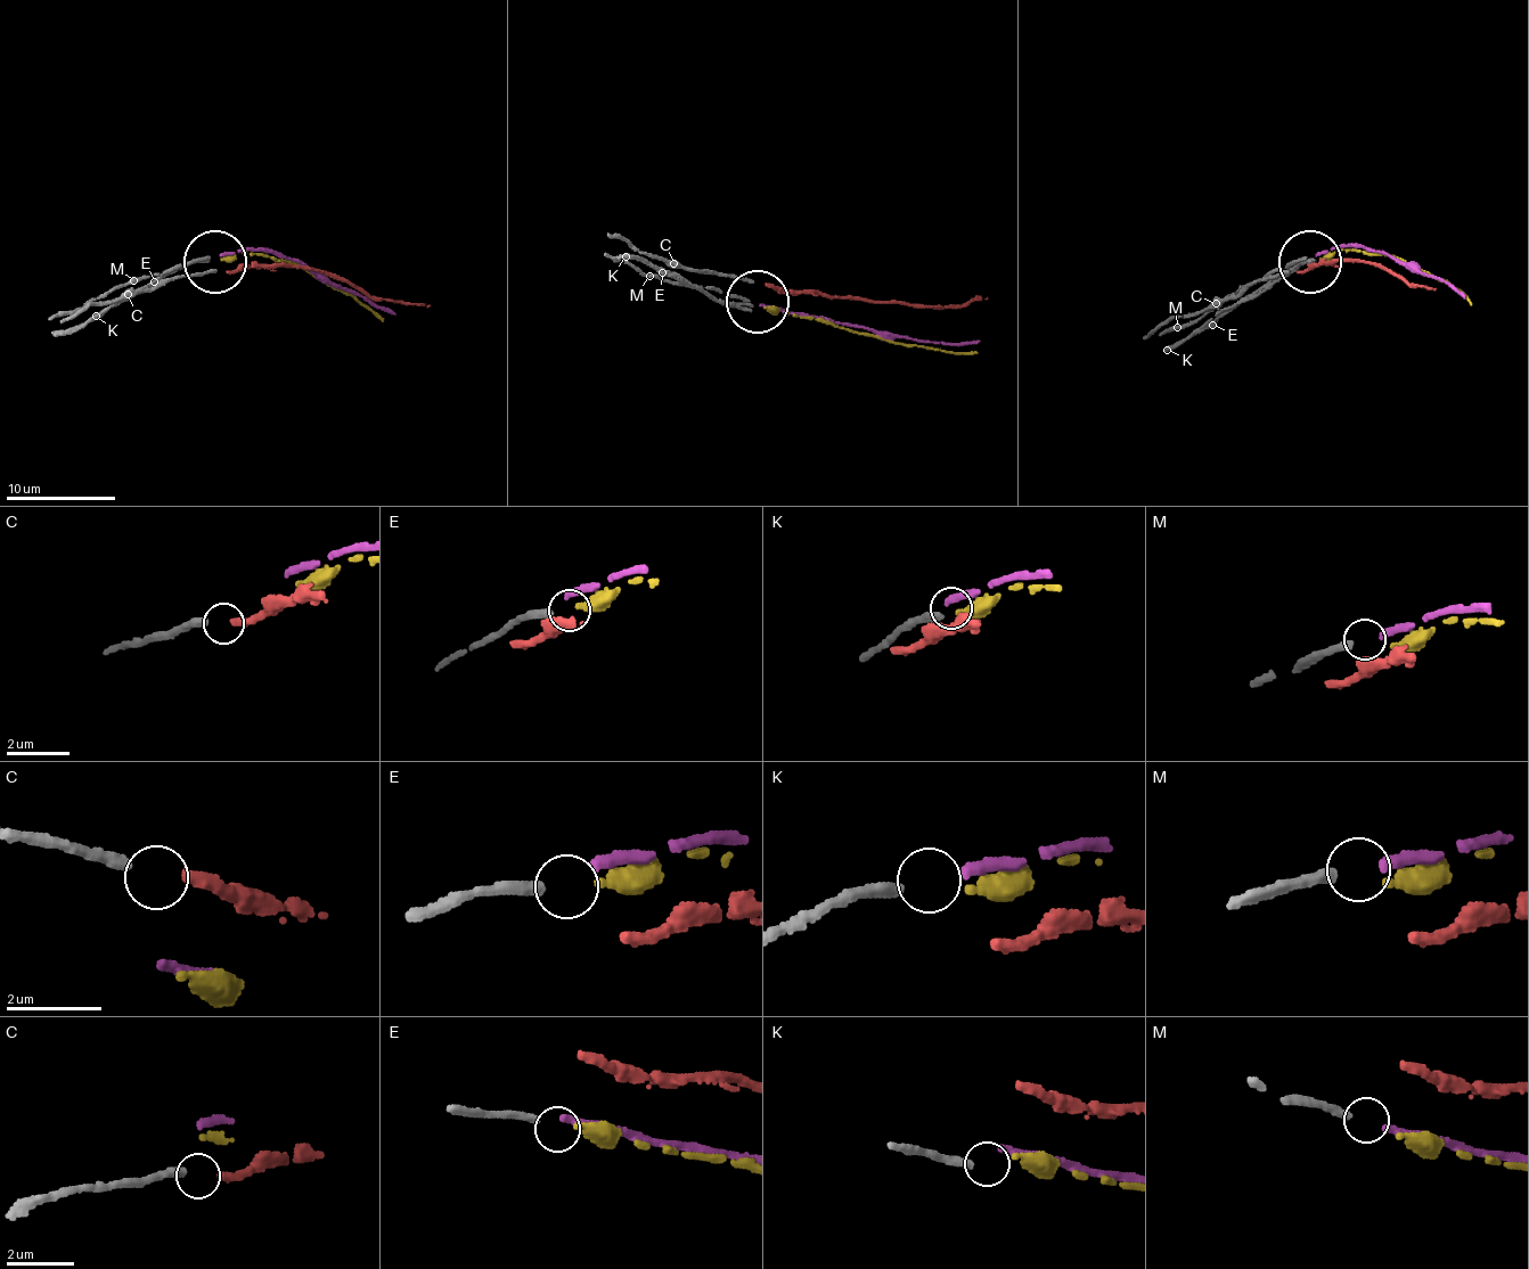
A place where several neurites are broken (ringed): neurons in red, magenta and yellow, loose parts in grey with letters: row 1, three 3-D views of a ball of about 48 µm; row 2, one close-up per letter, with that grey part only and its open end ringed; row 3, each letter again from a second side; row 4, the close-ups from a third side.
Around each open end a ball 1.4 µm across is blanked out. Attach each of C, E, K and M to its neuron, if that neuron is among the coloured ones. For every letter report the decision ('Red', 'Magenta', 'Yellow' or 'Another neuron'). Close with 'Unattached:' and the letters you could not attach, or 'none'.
C: Red
E: Yellow
K: Another neuron
M: Magenta
Unattached: K

